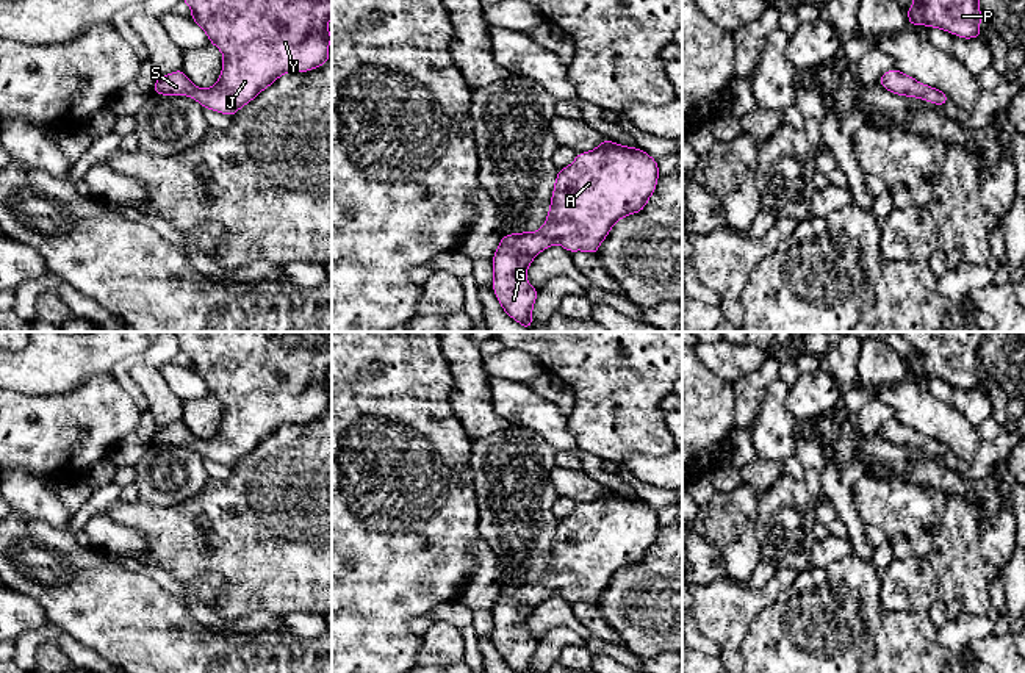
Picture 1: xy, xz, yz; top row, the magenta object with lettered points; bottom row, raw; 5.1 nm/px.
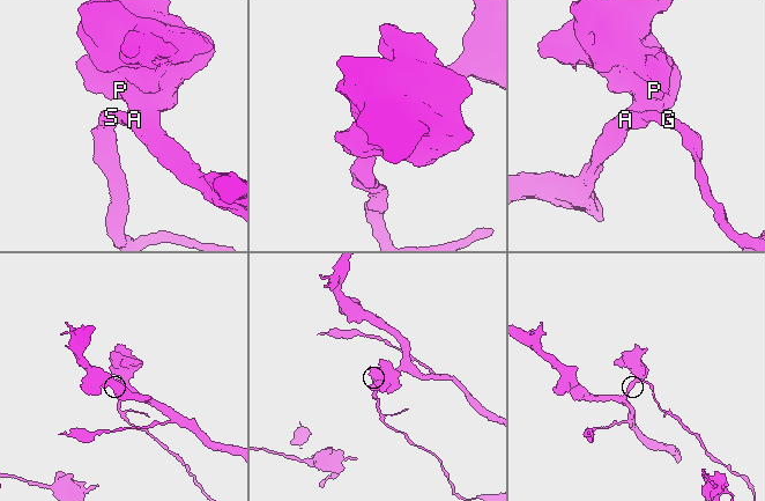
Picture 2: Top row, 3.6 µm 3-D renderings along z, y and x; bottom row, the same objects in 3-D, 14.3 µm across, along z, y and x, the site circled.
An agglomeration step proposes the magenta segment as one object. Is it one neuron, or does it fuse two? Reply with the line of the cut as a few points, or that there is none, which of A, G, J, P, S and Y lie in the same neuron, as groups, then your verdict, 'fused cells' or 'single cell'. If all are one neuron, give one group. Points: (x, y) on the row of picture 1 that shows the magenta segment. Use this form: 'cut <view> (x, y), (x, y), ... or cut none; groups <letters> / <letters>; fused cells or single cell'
cut none; groups A G J P S Y; single cell

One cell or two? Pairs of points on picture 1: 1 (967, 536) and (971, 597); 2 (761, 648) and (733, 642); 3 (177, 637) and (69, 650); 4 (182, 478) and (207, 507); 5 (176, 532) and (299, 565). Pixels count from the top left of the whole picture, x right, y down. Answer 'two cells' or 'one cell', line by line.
1: one cell
2: two cells
3: two cells
4: two cells
5: one cell

